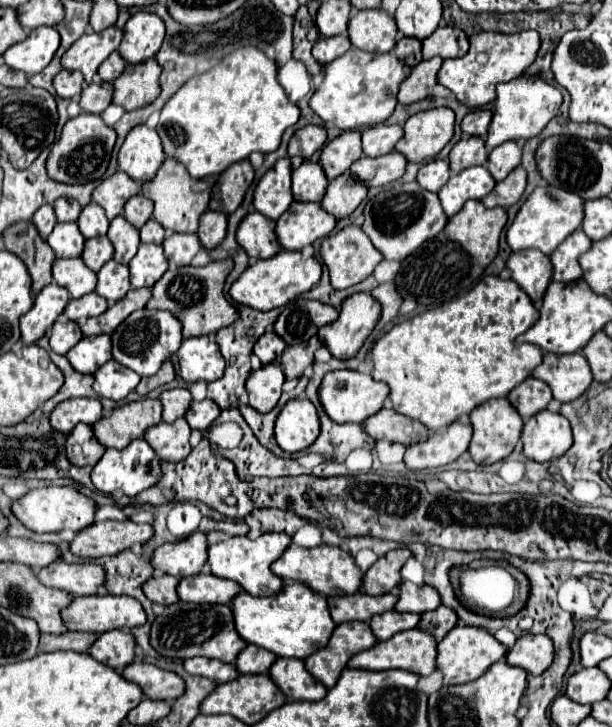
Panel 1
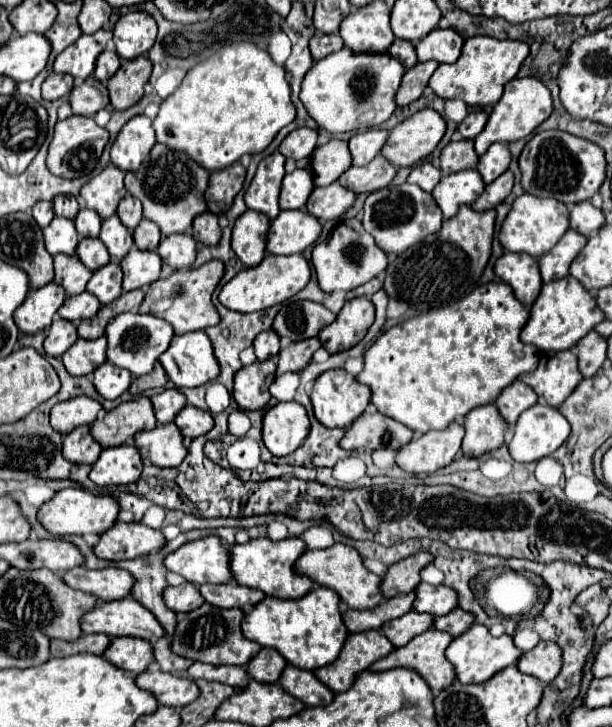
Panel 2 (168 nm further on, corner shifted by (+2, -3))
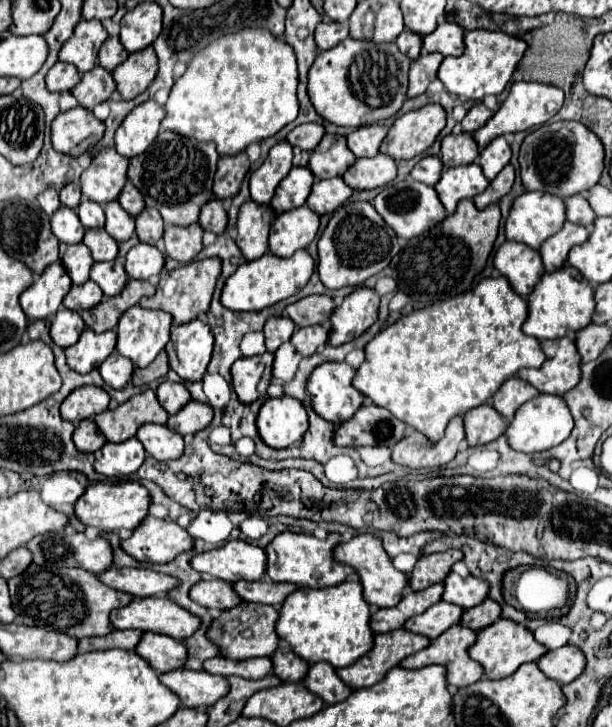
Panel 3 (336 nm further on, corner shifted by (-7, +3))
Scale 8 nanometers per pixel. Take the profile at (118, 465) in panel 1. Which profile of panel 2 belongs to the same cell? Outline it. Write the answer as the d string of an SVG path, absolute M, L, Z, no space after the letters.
M118 445L102 449L98 461L92 465L90 479L96 485L126 485L138 481L142 473L142 459L134 445Z

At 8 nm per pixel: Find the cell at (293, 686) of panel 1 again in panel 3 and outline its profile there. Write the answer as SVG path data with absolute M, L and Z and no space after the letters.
M315 663L309 667L307 675L303 677L303 685L319 695L325 705L333 705L333 703L341 703L343 699L347 699L351 695L351 687L347 687L337 675L335 675L335 667L331 667L329 663Z

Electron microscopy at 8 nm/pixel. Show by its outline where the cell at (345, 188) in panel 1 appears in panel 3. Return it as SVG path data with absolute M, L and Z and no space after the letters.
M323 179L323 181L315 181L313 191L307 199L307 207L311 211L315 211L317 215L325 215L325 213L333 213L337 207L341 207L349 197L353 195L353 189L341 179Z

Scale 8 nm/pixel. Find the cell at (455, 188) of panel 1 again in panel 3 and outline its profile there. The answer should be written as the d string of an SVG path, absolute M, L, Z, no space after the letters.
M469 163L445 169L441 181L435 185L435 191L447 213L453 213L461 199L473 199L485 191L489 183L491 181L483 175L481 167L477 163Z

